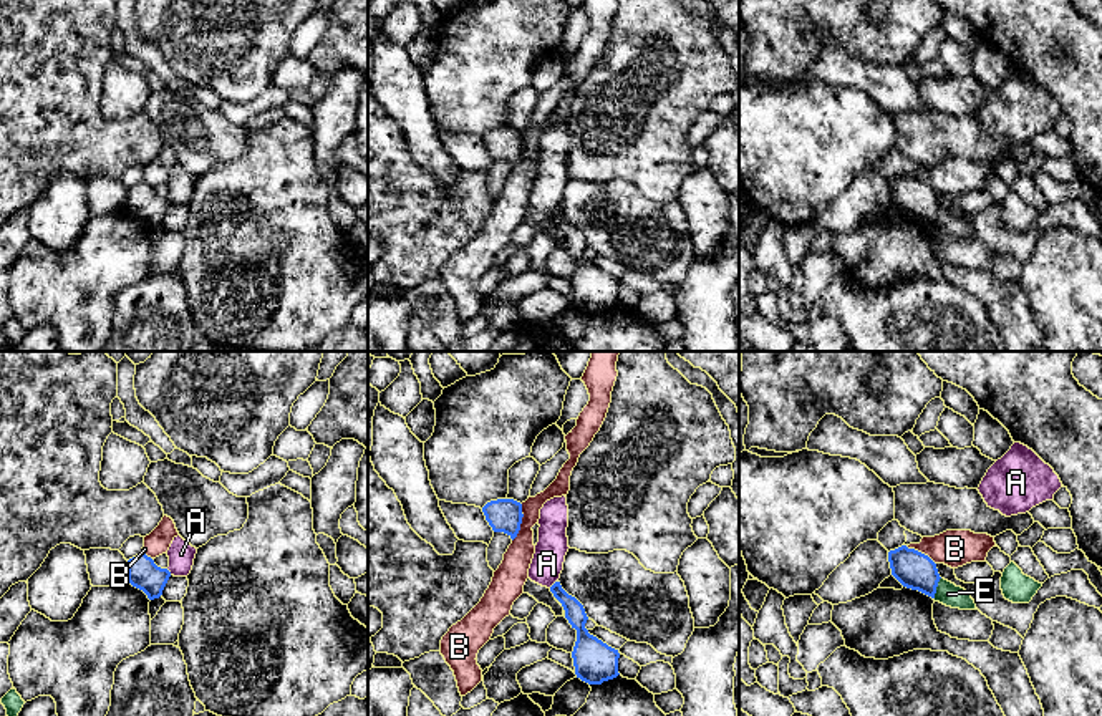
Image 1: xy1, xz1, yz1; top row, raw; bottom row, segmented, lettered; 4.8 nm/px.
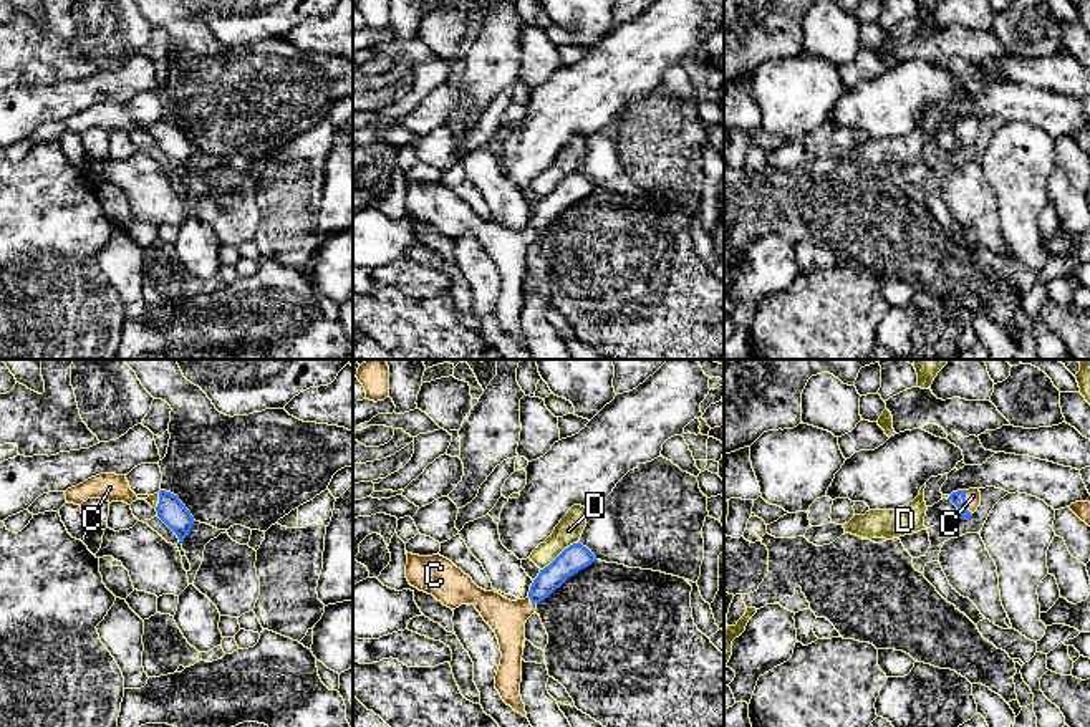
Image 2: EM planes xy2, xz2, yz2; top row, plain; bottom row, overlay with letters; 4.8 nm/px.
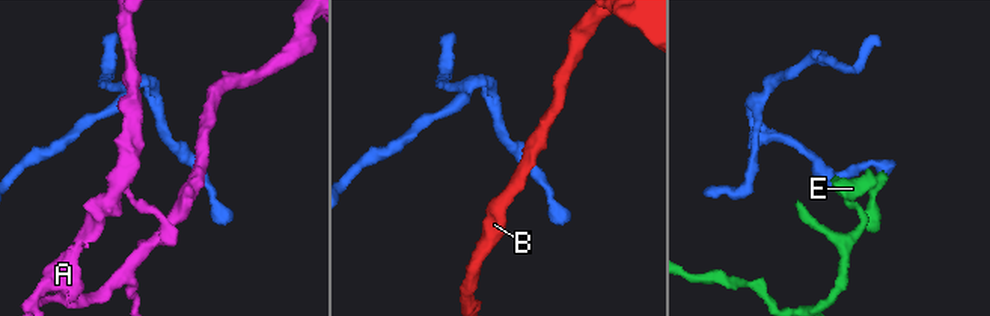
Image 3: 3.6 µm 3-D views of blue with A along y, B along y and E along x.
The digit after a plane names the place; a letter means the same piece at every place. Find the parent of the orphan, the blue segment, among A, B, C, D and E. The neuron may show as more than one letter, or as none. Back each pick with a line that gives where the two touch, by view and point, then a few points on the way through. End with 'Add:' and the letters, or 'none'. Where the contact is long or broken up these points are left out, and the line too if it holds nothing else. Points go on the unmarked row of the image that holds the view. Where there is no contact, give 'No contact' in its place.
C: Touches blue at yz2 (964, 131). Path across: yz2 (958, 128), (964, 131), (973, 125)
Add: C

